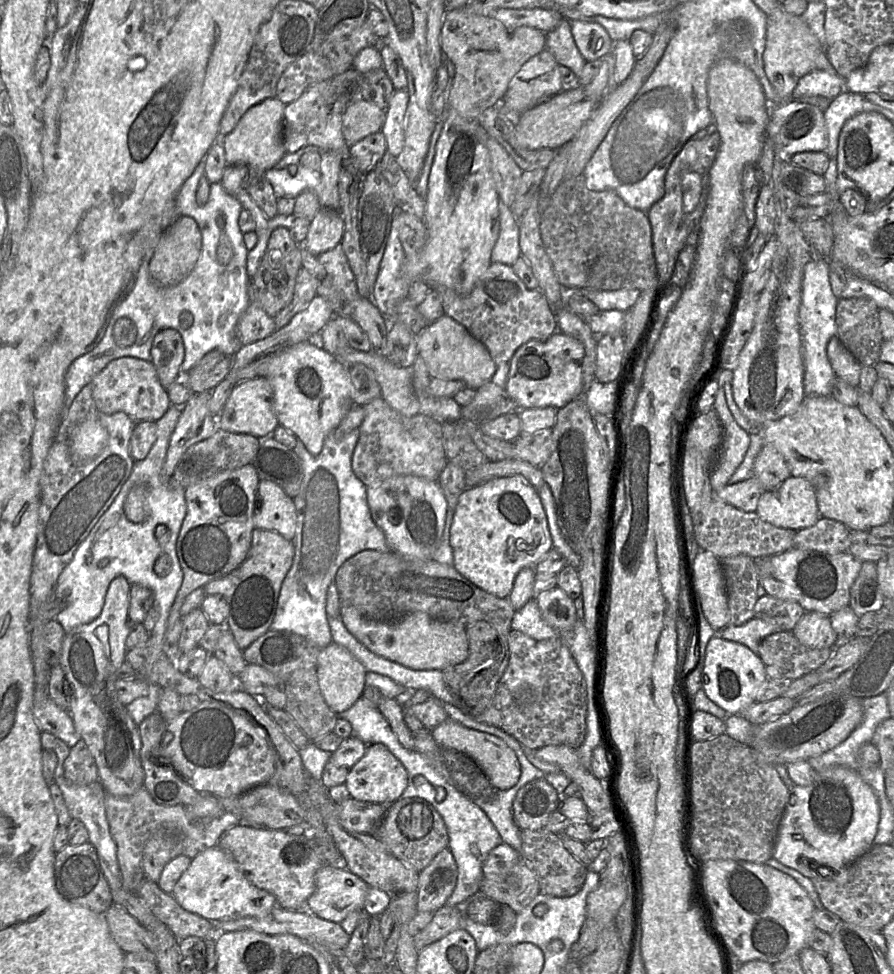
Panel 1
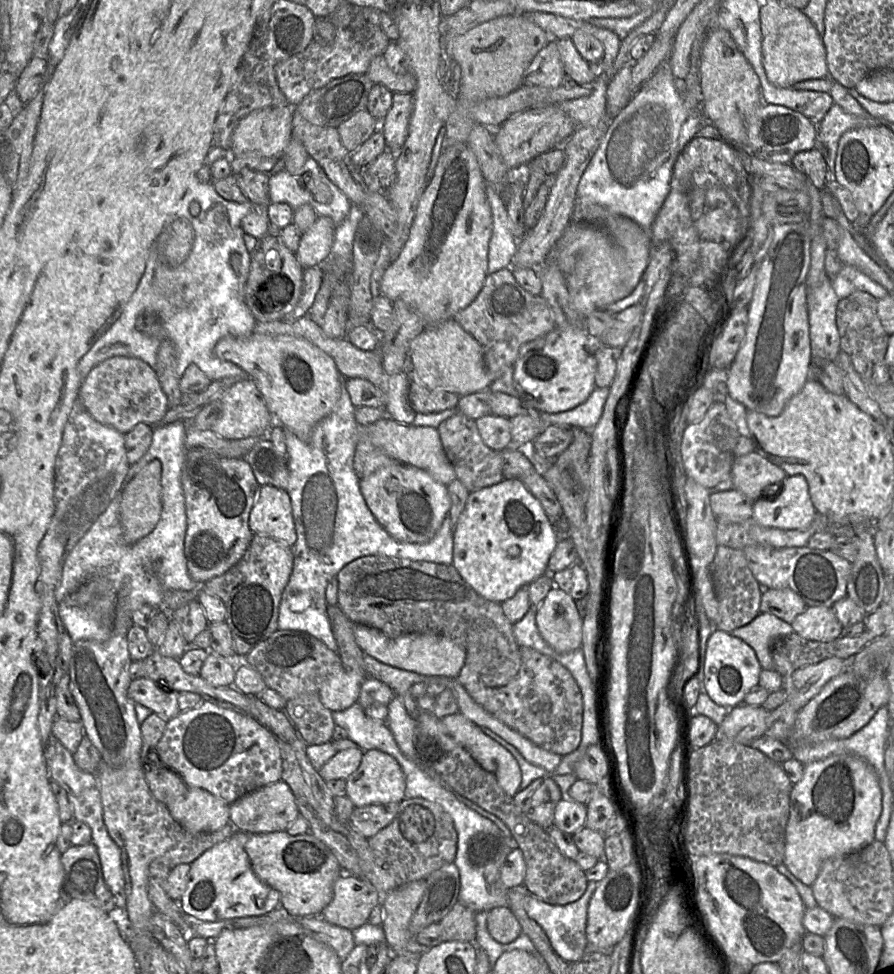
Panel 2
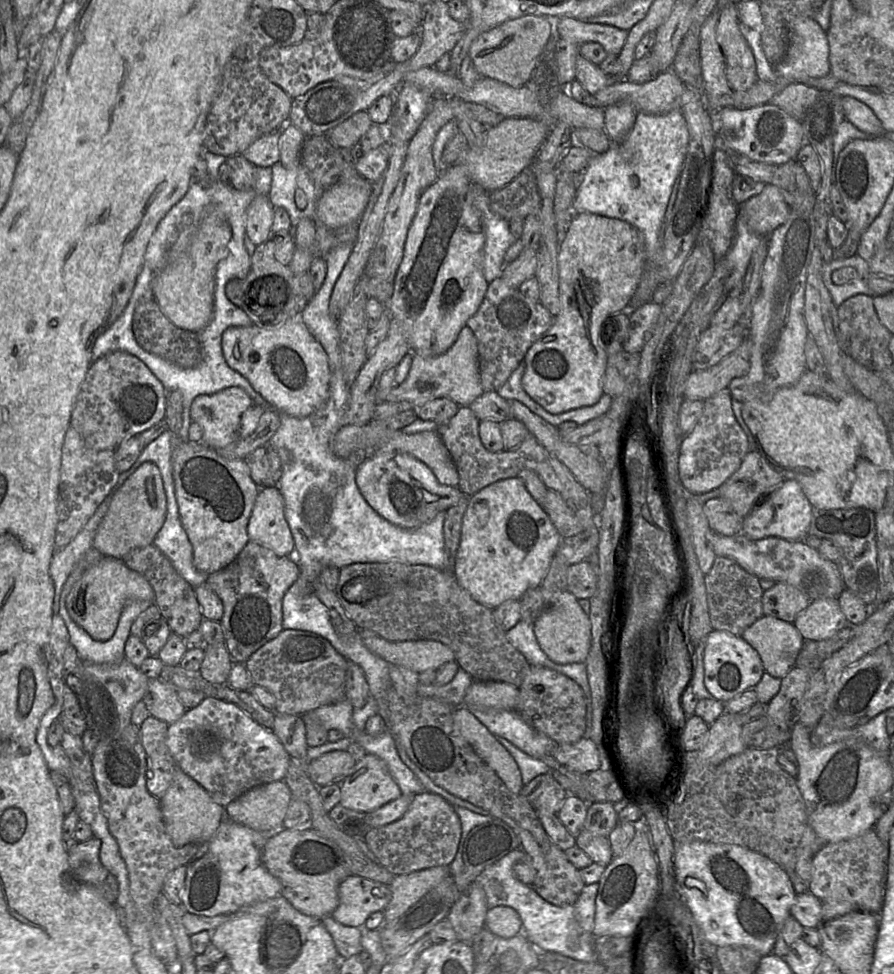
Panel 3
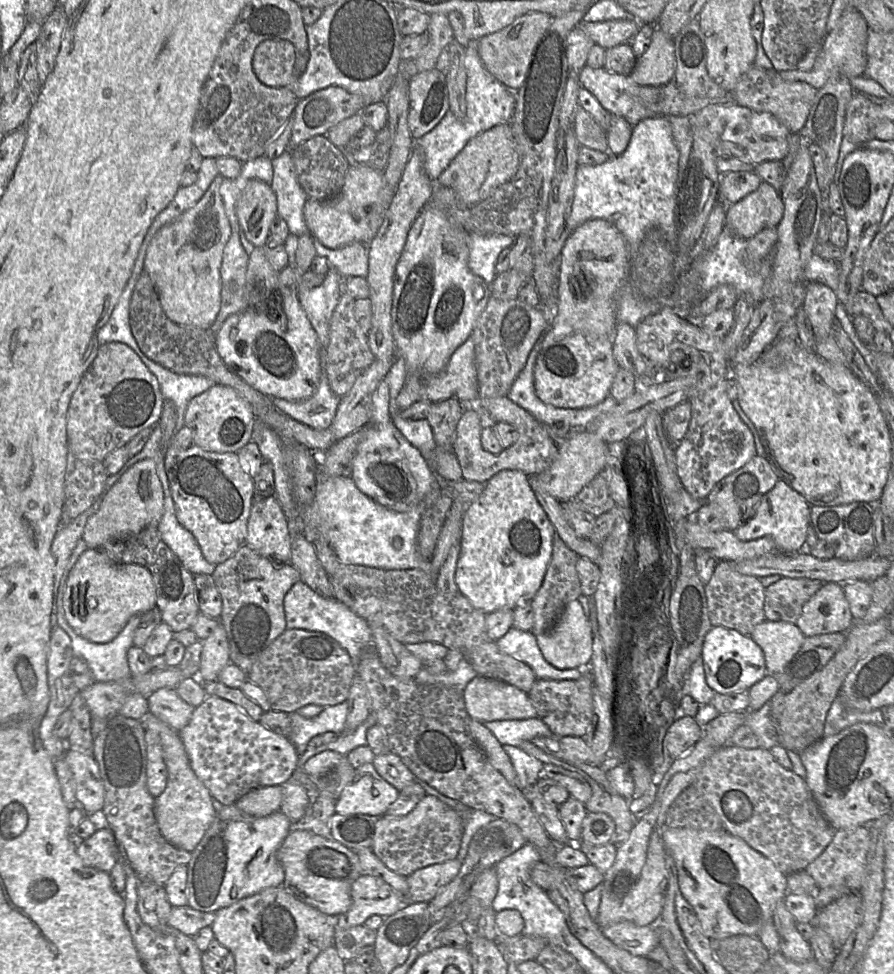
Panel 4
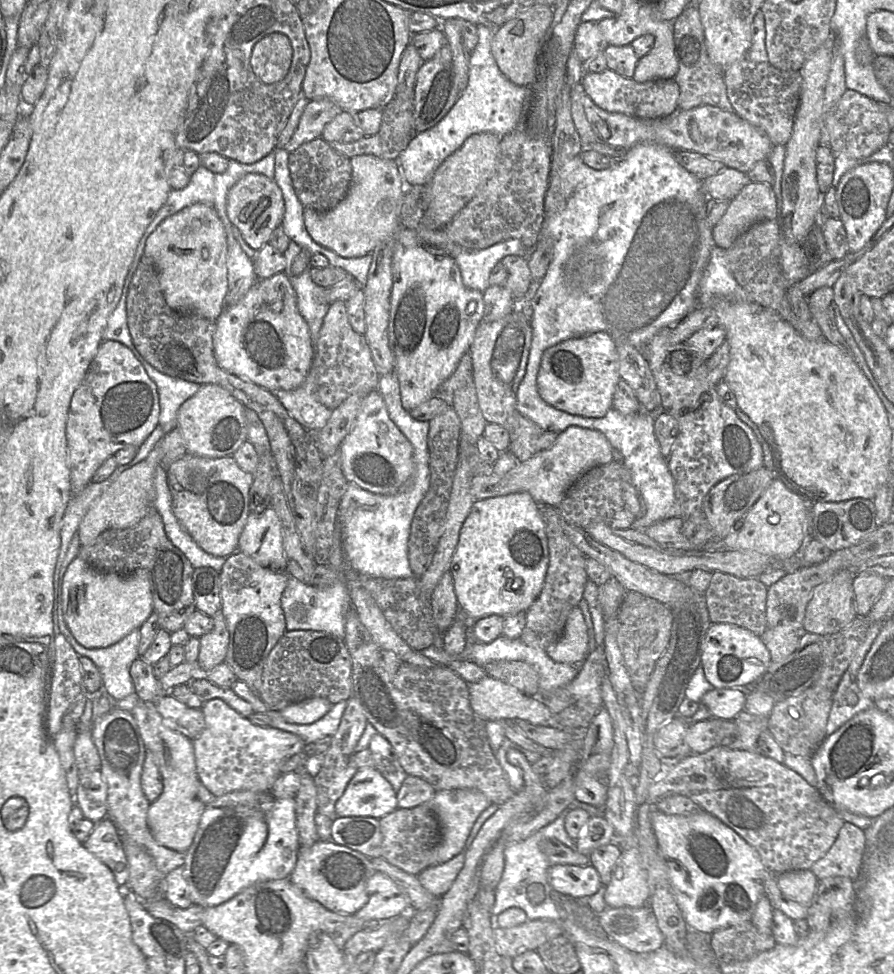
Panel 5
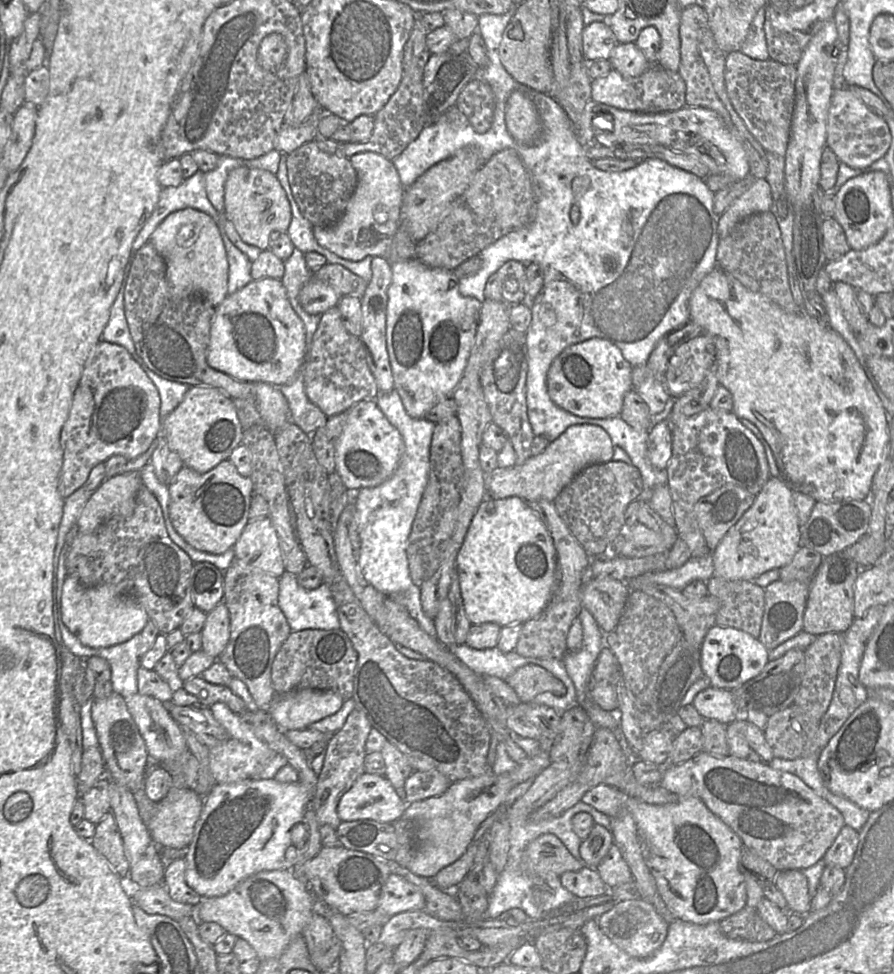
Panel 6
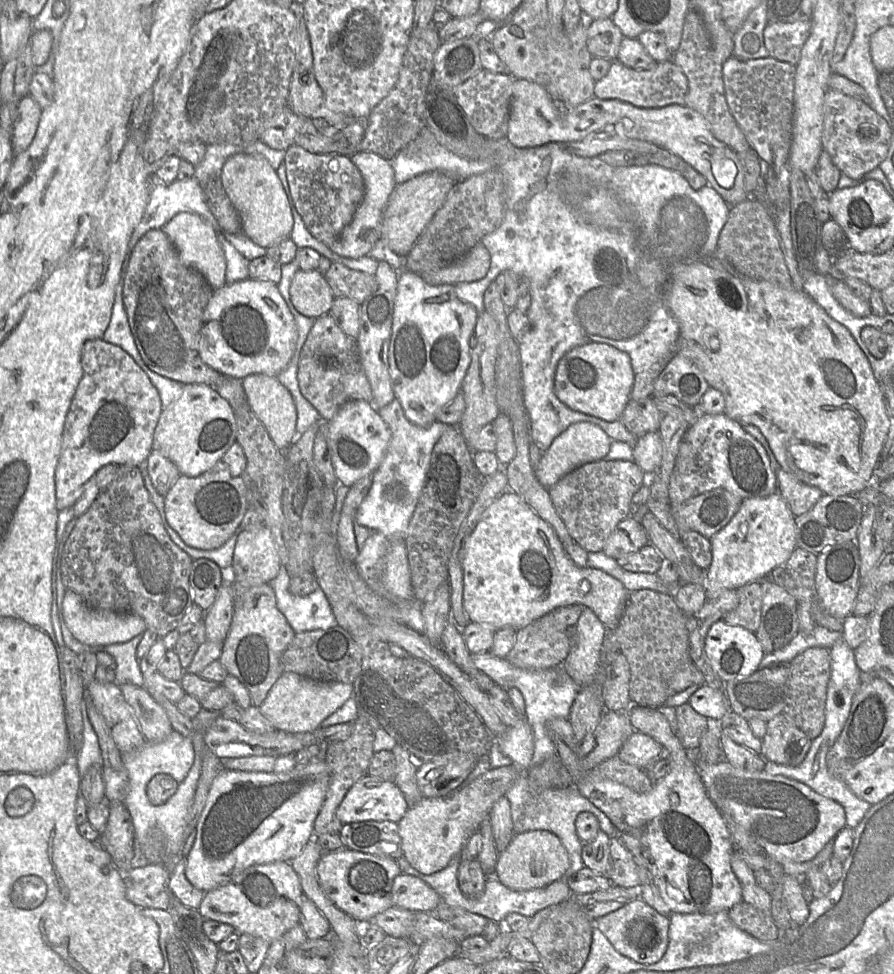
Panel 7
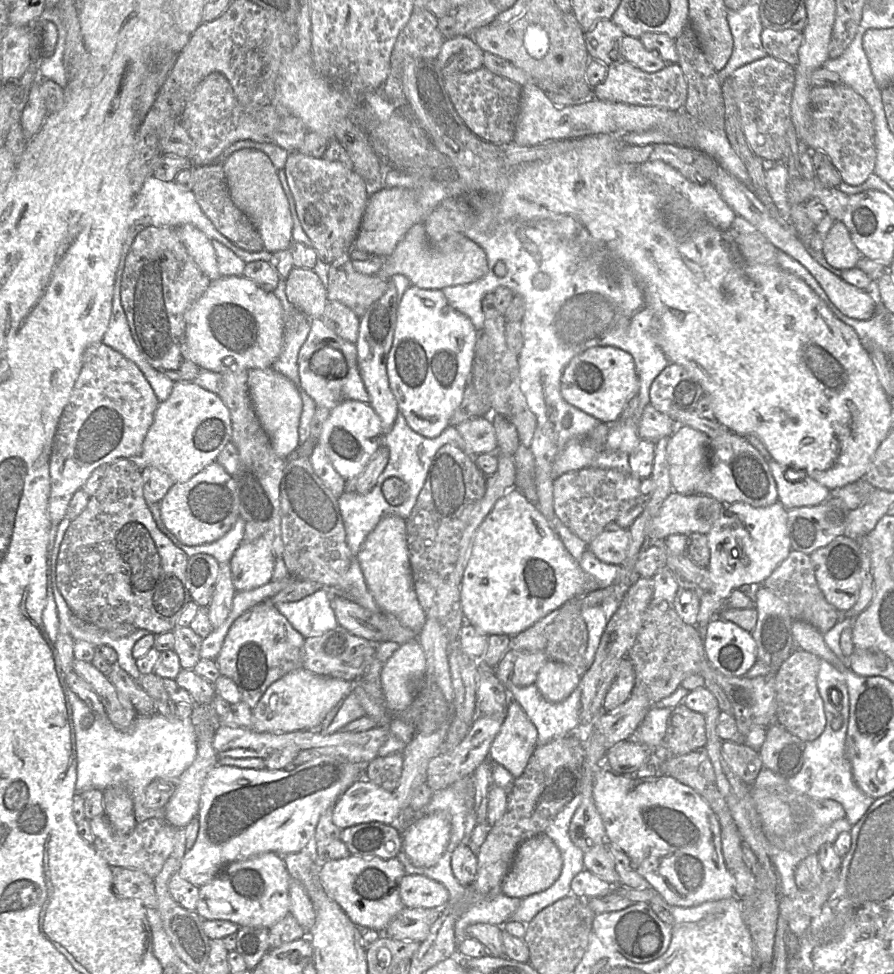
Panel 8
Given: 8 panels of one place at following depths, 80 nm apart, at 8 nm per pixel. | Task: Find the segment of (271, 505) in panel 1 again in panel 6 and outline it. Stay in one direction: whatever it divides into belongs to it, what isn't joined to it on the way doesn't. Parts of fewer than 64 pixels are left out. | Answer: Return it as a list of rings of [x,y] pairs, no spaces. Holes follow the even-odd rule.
[[[269,516],[249,520],[234,551],[238,560],[277,578],[286,572],[279,538]]]

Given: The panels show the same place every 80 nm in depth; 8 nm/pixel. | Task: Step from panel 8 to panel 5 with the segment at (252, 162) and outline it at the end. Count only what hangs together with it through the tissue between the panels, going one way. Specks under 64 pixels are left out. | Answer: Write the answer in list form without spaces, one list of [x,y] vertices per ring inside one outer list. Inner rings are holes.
[[[245,174],[230,188],[227,195],[226,213],[230,222],[256,251],[269,242],[272,231],[282,224],[284,208],[280,187],[274,179],[263,174]]]

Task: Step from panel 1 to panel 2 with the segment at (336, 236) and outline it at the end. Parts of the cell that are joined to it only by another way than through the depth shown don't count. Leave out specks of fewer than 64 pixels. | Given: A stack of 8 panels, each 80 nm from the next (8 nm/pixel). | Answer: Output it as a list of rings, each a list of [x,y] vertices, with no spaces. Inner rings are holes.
[[[319,216],[302,234],[296,257],[303,269],[325,265],[331,251],[336,227],[331,218]]]

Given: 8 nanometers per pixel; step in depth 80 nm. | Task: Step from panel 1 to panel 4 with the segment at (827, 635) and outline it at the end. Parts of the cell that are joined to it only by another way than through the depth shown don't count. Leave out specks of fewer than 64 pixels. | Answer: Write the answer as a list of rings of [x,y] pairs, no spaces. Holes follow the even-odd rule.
[[[824,583],[806,602],[796,625],[807,636],[847,632],[854,624],[843,584]]]

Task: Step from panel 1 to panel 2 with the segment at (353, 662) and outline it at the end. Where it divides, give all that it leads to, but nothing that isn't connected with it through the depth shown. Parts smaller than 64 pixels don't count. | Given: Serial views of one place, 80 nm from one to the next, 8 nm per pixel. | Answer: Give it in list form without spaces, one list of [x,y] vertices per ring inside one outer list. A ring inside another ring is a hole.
[[[344,668],[325,680],[319,689],[321,703],[330,711],[342,711],[357,702],[363,679]]]

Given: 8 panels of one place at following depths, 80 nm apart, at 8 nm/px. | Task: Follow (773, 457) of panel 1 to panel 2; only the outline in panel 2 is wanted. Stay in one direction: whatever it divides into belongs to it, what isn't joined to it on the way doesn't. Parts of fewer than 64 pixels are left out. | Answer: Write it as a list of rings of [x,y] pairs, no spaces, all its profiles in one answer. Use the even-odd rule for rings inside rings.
[[[759,450],[735,458],[731,469],[733,488],[753,503],[761,493],[775,490],[788,475]]]

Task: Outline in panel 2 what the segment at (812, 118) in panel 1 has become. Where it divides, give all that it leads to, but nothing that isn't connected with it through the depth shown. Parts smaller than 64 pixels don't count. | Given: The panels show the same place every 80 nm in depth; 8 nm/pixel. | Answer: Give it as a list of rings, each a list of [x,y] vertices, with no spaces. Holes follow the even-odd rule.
[[[763,102],[747,119],[747,135],[752,156],[771,163],[790,163],[798,152],[815,148],[817,127],[800,112]]]

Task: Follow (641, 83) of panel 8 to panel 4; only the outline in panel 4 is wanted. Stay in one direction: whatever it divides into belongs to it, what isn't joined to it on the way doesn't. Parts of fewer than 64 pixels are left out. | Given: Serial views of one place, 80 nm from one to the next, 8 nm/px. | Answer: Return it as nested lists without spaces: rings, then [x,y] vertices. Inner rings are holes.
[[[585,65],[578,75],[581,86],[593,94],[604,109],[612,115],[623,117],[632,126],[643,119],[661,116],[659,111],[661,86],[639,85],[629,75],[613,73],[604,68],[592,68],[588,65]]]

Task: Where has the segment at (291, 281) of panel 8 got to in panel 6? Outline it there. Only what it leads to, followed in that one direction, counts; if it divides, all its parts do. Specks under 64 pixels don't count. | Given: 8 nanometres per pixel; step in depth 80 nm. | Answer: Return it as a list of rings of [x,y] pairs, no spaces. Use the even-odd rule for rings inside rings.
[[[311,277],[301,288],[298,299],[308,314],[322,315],[328,309],[337,306],[341,297],[332,287]]]

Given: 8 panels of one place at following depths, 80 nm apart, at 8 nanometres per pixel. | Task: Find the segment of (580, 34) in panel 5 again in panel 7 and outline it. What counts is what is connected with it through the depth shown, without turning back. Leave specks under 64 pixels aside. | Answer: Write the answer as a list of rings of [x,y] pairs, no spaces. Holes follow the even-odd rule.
[[[611,18],[593,20],[586,26],[586,45],[592,57],[616,61],[623,39],[620,29]]]

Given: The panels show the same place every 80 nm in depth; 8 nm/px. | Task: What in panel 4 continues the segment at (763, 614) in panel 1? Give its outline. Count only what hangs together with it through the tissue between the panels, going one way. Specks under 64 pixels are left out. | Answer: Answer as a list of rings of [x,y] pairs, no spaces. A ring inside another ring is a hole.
[[[782,577],[765,588],[766,619],[796,624],[803,606],[823,584],[818,579]]]

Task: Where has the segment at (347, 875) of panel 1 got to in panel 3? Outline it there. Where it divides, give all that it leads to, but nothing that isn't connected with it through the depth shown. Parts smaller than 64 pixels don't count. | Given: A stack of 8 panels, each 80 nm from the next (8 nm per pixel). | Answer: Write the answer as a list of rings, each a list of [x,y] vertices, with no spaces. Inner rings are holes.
[[[350,875],[338,887],[339,904],[331,917],[339,924],[362,928],[374,912],[387,907],[391,891],[386,884]]]

